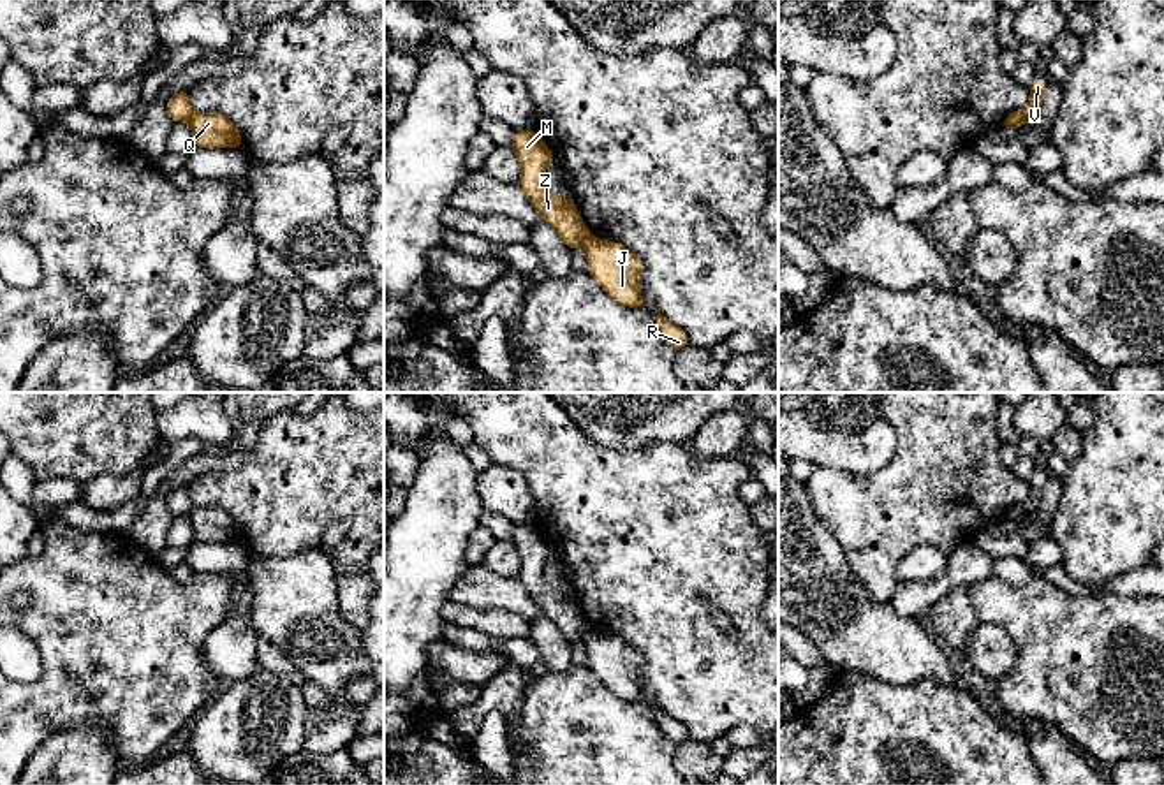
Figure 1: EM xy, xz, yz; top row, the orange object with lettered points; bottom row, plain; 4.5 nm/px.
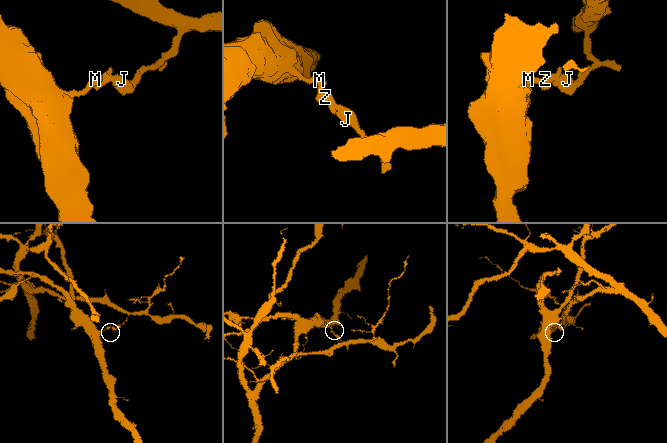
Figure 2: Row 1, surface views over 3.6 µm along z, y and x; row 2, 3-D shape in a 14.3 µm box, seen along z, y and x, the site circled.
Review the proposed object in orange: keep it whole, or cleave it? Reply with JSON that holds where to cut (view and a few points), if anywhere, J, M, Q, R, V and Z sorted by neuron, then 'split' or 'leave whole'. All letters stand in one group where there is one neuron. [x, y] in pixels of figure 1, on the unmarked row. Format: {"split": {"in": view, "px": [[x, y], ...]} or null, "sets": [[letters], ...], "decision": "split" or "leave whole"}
{"split": {"in": "xz", "px": [[590, 630], [582, 639]]}, "sets": [["J", "Q", "R"], ["M", "V", "Z"]], "decision": "split"}

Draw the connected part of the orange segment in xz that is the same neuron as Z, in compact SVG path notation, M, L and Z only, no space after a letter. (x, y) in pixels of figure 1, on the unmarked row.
M514 525L511 544L521 560L519 581L542 616L558 627L569 644L583 641L590 627L574 595L553 588L542 577L544 563L555 551L553 546L535 525Z

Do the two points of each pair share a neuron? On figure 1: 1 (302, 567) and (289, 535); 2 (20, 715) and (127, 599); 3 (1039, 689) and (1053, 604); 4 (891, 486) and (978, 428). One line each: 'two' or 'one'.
1: two
2: one
3: one
4: one

